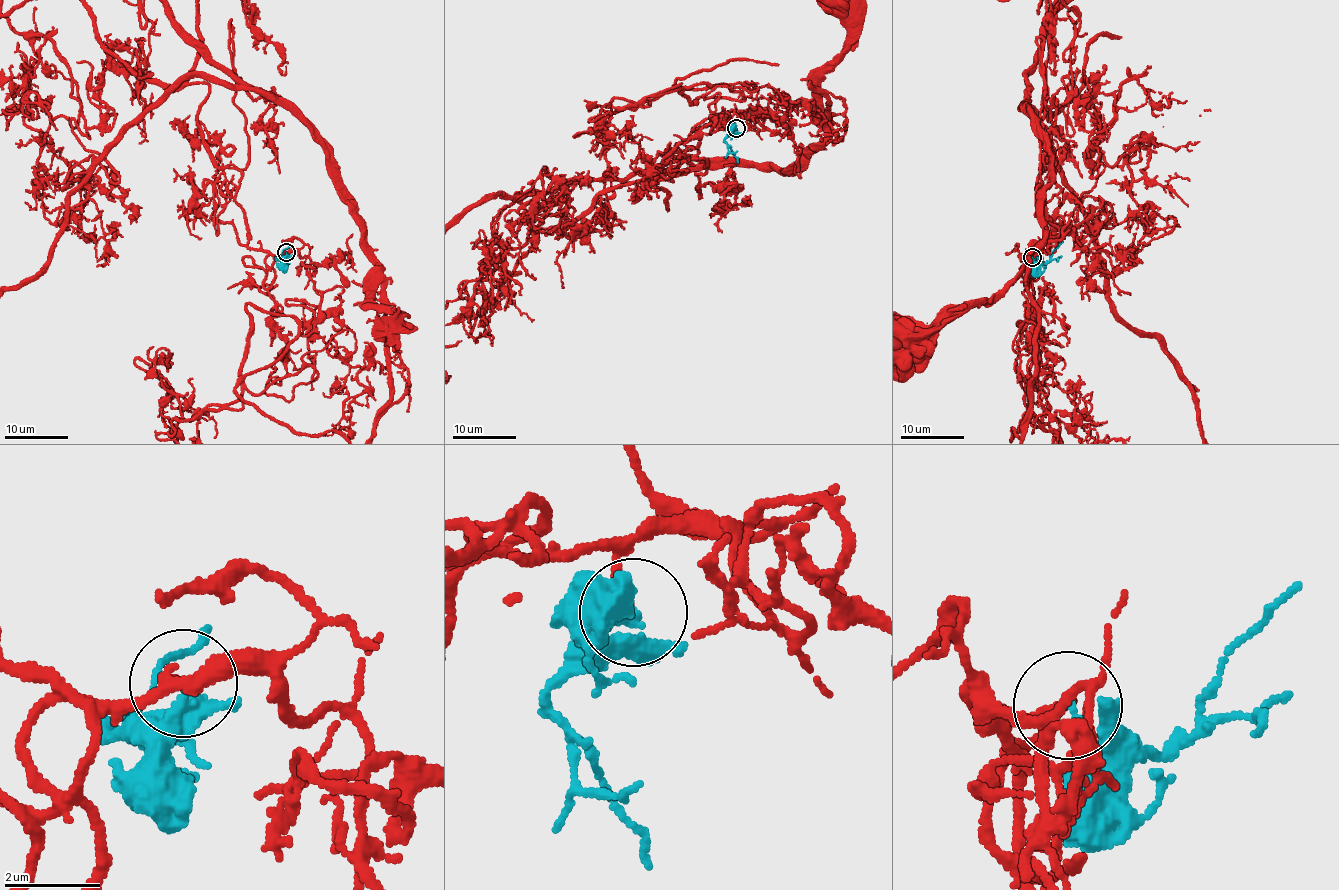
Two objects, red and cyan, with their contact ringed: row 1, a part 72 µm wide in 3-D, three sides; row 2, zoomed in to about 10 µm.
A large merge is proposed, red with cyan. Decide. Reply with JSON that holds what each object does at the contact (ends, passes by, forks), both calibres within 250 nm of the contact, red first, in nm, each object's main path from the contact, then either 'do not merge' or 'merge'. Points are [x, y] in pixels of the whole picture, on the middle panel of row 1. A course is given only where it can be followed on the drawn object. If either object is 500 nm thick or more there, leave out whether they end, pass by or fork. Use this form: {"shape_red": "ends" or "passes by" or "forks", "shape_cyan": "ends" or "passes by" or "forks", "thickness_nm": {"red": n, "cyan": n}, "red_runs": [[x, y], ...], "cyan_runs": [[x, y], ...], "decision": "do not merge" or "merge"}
{"shape_red": "ends", "shape_cyan": "ends", "thickness_nm": {"red": 170, "cyan": 240}, "cyan_runs": [[735, 128], [724, 141], [738, 163]], "decision": "merge"}

